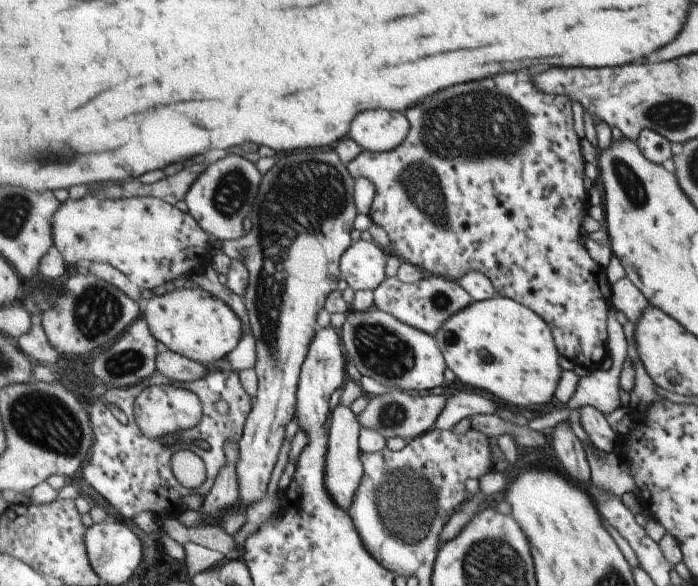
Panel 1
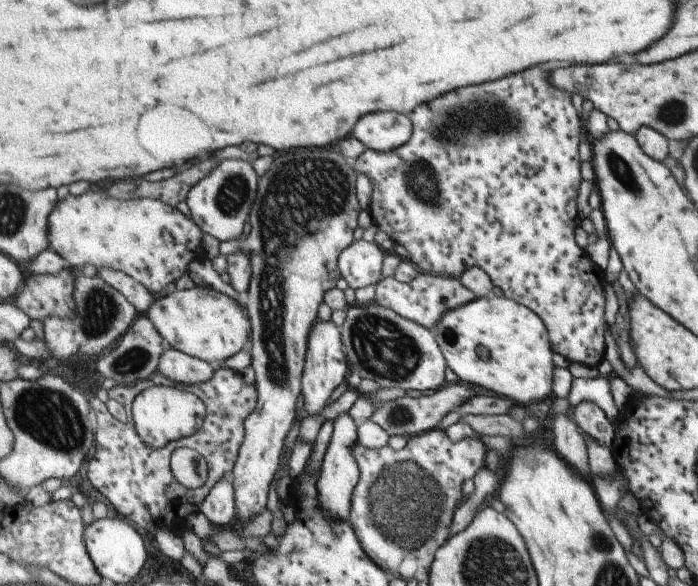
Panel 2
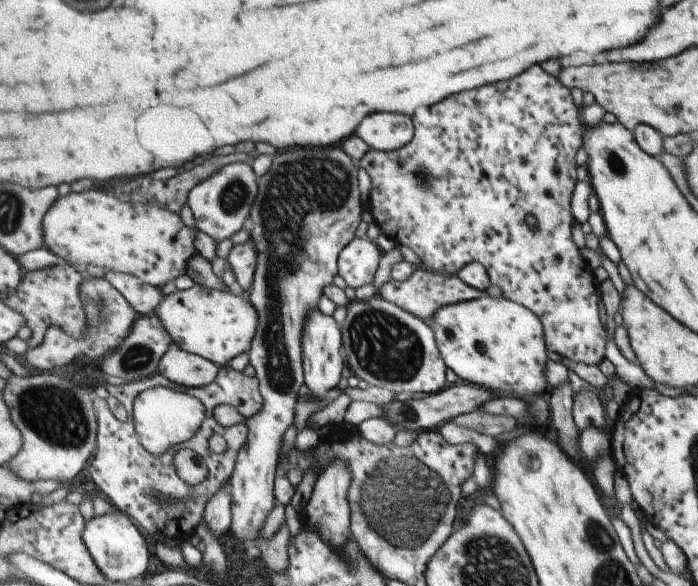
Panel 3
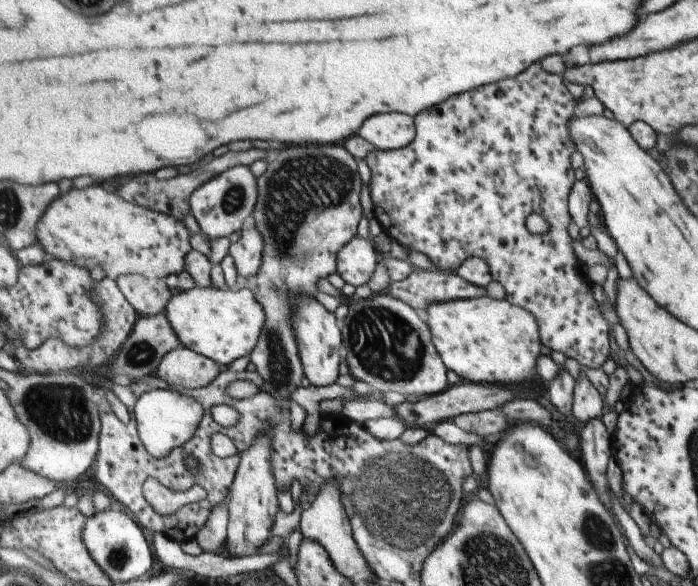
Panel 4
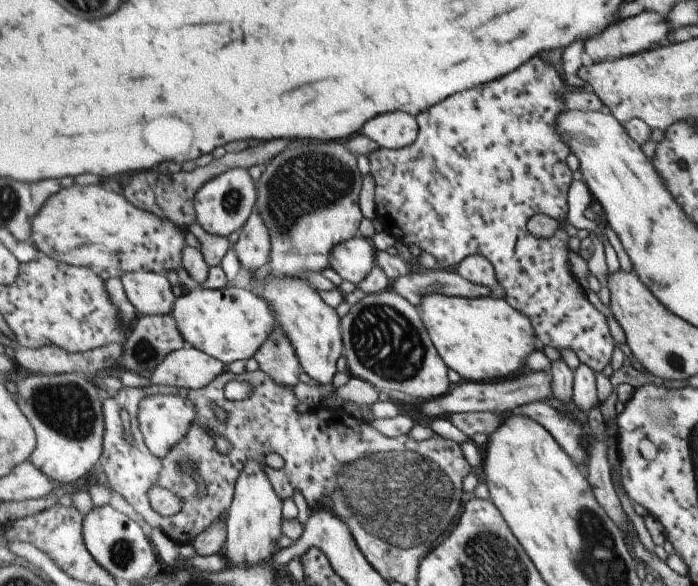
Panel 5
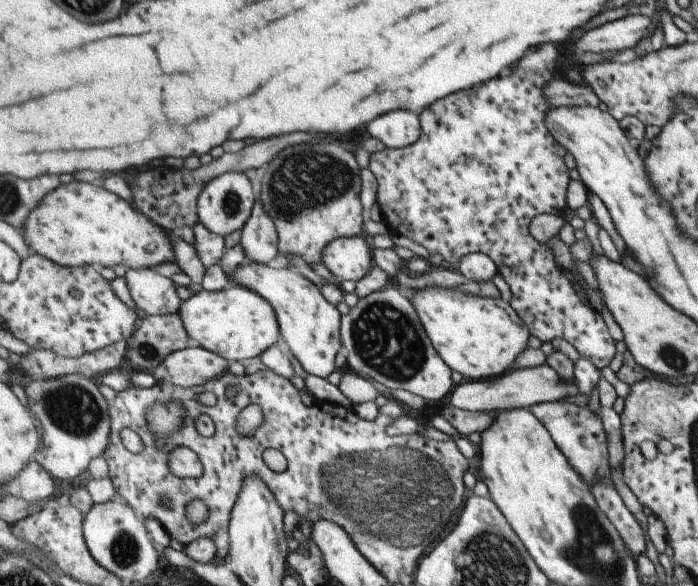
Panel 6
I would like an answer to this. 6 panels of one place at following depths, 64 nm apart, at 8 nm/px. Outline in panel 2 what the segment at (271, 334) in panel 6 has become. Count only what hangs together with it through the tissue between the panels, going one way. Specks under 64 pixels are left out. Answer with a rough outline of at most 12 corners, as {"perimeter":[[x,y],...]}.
{"perimeter":[[203,285],[146,315],[172,348],[207,362],[243,352],[244,305]]}

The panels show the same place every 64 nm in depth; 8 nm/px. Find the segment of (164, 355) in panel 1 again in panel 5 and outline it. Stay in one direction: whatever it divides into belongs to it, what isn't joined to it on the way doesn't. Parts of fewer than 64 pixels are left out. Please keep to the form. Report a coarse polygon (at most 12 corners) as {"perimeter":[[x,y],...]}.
{"perimeter":[[193,346],[171,352],[156,385],[201,389],[227,365]]}

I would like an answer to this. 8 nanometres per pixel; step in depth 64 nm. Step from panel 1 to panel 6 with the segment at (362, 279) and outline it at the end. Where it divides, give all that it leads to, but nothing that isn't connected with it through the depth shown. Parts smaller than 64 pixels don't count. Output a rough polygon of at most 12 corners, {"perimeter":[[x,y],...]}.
{"perimeter":[[363,235],[323,250],[339,282],[357,282],[375,266]]}

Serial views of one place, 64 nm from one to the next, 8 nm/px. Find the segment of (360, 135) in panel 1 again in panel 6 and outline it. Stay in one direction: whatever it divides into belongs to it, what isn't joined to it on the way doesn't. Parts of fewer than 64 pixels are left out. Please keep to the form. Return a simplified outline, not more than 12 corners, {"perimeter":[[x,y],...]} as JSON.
{"perimeter":[[389,112],[368,133],[399,149],[418,143],[422,120],[413,112]]}

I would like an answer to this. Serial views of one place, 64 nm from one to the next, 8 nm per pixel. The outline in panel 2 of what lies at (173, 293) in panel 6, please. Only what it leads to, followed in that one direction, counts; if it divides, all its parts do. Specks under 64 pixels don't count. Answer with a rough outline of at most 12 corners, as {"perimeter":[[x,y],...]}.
{"perimeter":[[105,267],[97,274],[145,315],[151,290],[126,272]]}

